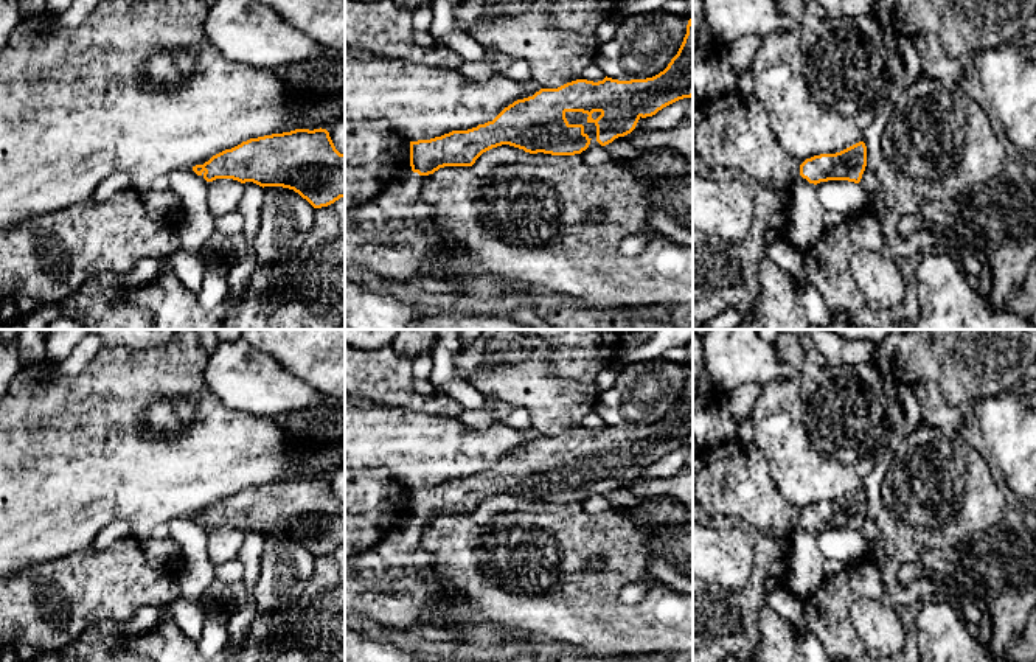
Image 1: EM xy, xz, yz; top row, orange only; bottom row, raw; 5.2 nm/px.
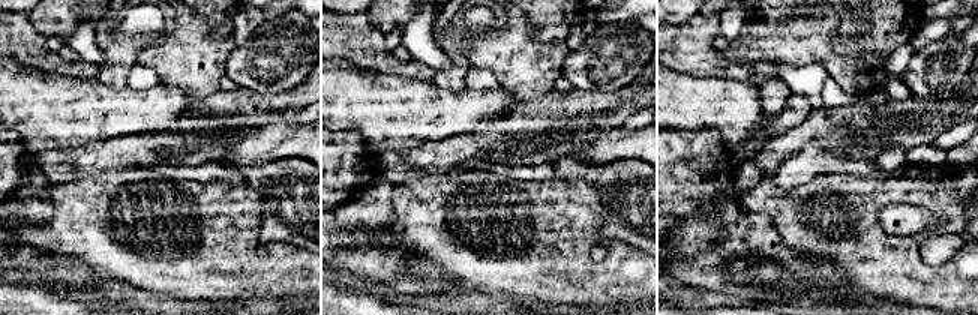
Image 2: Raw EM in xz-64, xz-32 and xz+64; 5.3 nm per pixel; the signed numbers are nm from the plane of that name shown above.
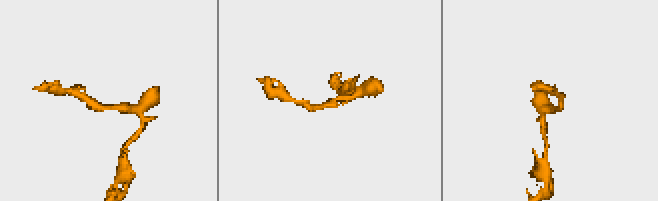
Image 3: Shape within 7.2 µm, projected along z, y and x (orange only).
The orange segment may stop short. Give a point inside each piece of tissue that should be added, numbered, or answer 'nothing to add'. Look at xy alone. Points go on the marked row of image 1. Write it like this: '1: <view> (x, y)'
nothing to add

